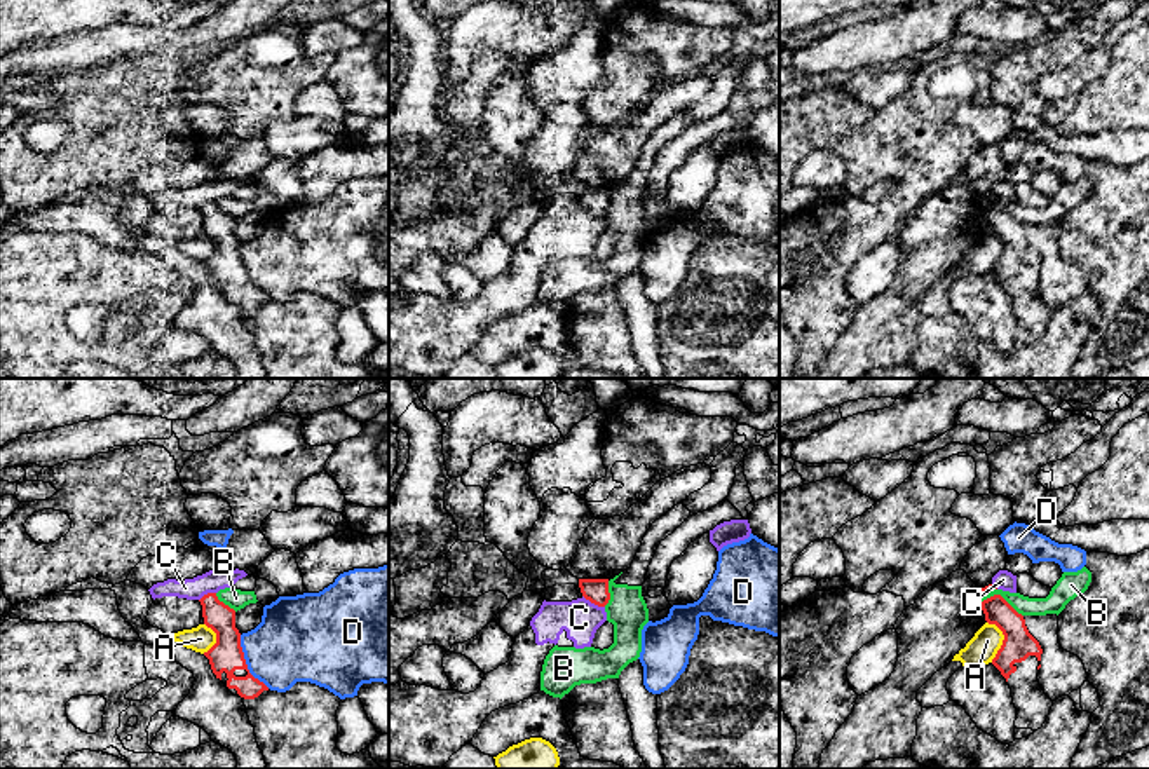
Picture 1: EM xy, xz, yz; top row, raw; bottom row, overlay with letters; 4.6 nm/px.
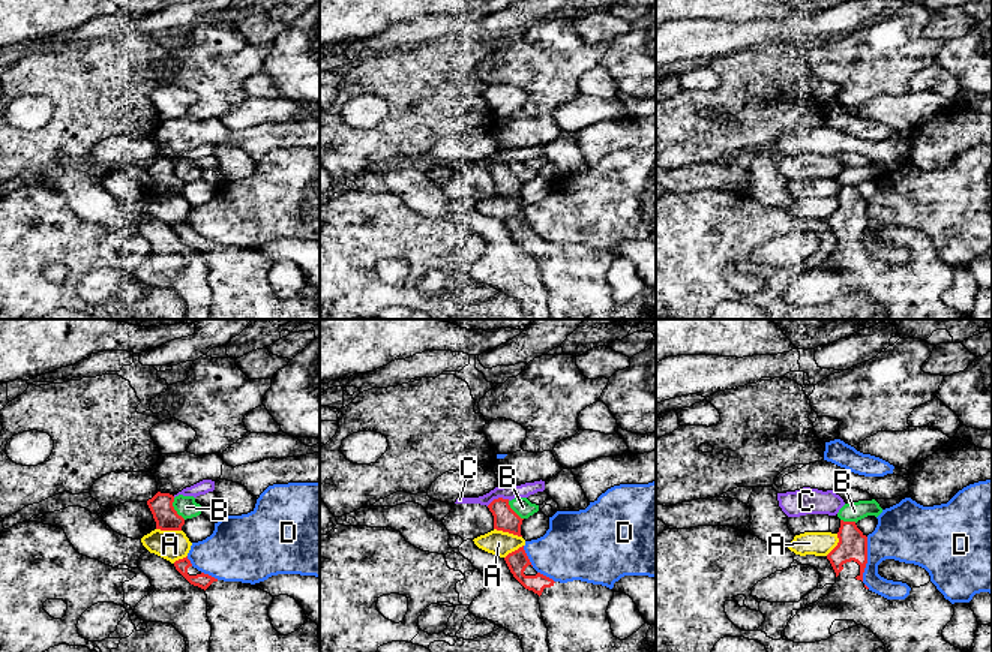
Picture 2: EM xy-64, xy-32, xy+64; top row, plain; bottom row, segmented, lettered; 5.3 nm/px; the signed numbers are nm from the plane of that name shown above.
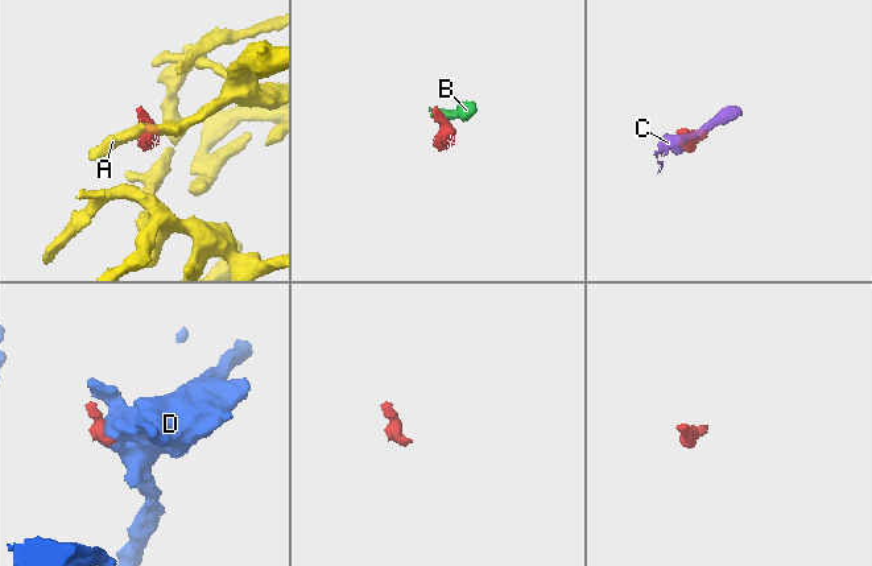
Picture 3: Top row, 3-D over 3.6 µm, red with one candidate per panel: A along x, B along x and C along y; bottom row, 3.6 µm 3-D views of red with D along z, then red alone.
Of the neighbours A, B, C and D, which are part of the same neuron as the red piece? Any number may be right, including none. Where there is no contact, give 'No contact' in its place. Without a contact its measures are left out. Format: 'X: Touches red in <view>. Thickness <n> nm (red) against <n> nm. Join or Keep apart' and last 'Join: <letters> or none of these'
A: Touches red in yz. Thickness 150 nm (red) against 140 nm. Keep apart
B: Touches red in yz. Thickness 150 nm (red) against 100 nm. Keep apart
C: Touches red in xz. Thickness 110 nm (red) against 180 nm. Keep apart
D: Touches red in xy. Thickness 150 nm (red) against 360 nm. Keep apart
Join: none of these

